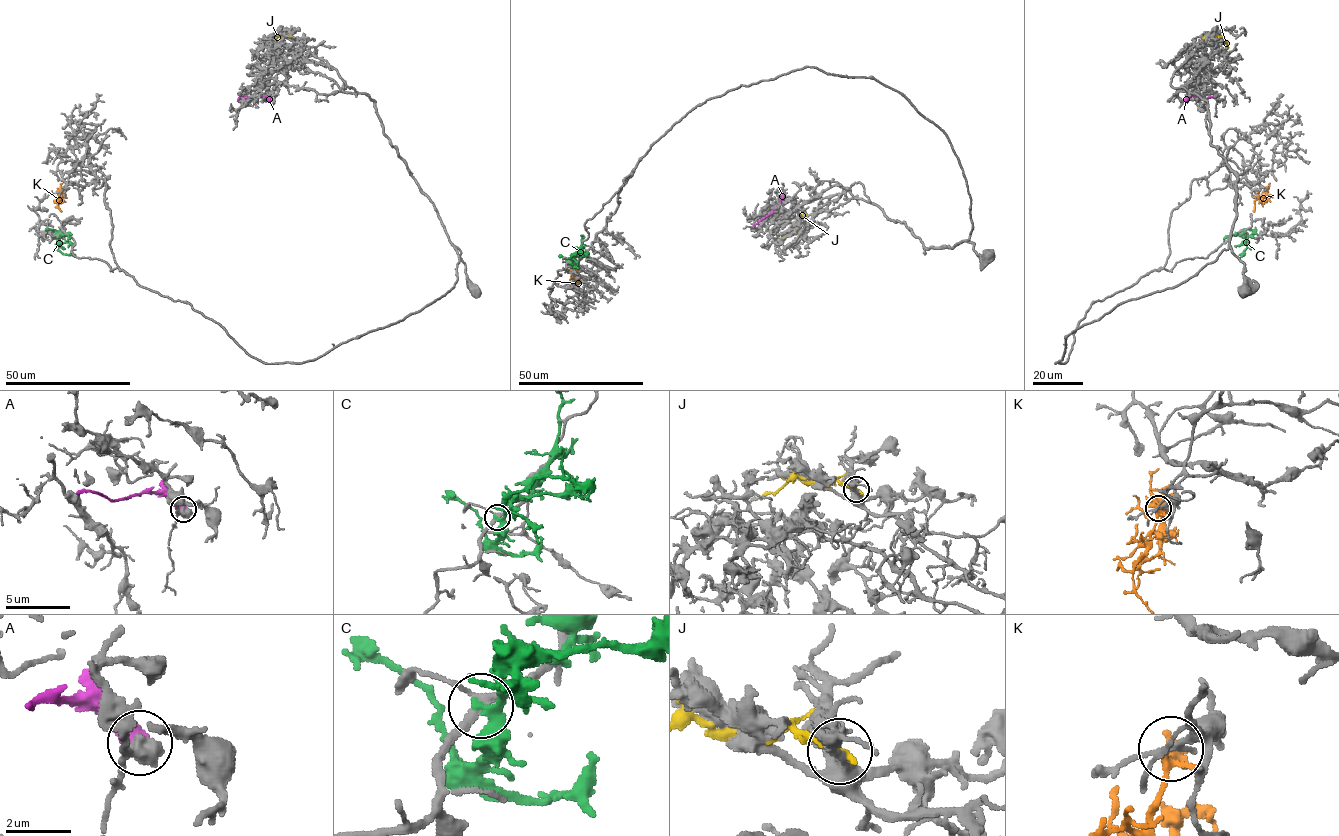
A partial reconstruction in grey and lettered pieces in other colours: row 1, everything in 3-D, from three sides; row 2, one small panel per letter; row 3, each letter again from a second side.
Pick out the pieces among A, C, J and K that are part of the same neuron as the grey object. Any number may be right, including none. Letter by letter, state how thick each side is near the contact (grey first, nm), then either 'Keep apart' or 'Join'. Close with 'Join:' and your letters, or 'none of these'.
A: Thickness 600 nm (grey) against 400 nm. Keep apart
C: Thickness 200 nm (grey) against 280 nm. Keep apart
J: Thickness 320 nm (grey) against 180 nm. Keep apart
K: Thickness 180 nm (grey) against 190 nm. Keep apart
Join: none of these

